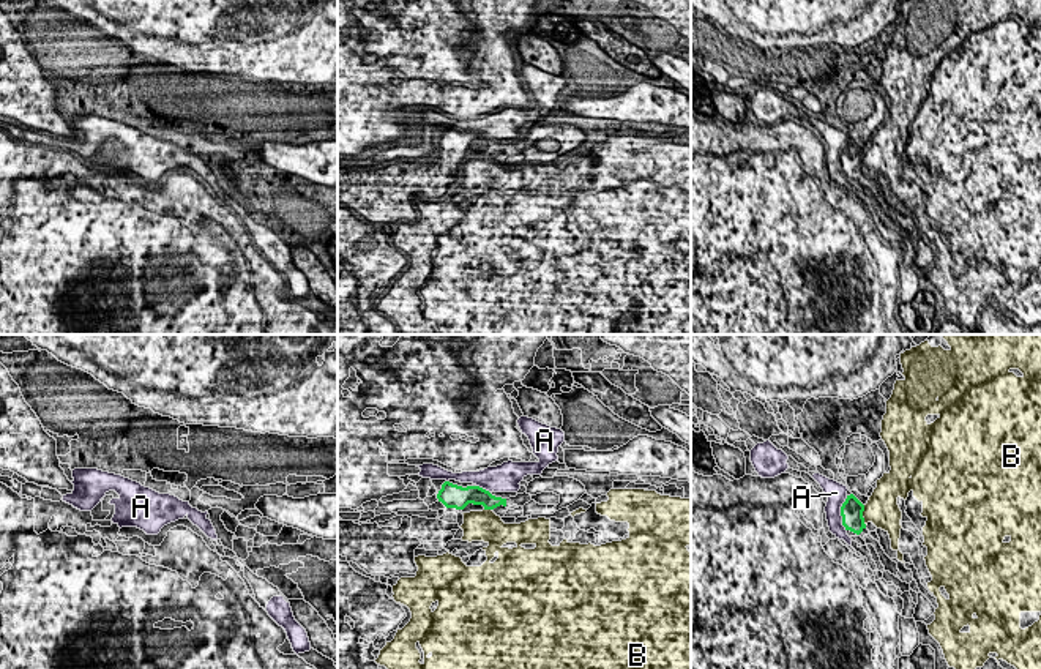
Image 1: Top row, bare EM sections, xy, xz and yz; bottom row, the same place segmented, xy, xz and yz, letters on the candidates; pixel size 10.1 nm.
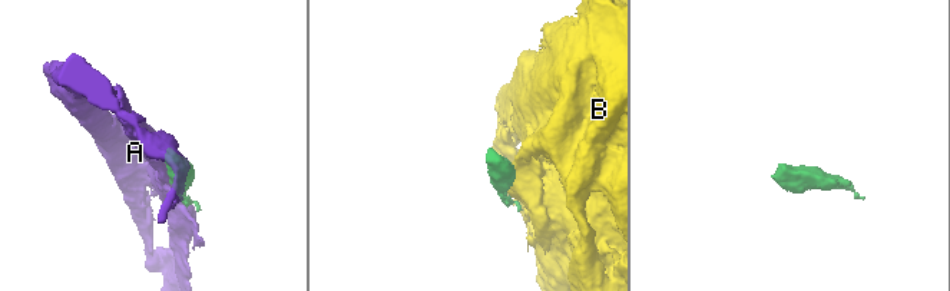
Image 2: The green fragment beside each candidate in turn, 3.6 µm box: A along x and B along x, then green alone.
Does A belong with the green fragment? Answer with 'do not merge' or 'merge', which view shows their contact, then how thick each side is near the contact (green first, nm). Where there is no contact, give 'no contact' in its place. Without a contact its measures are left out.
do not merge | yz | 220/220 nm

